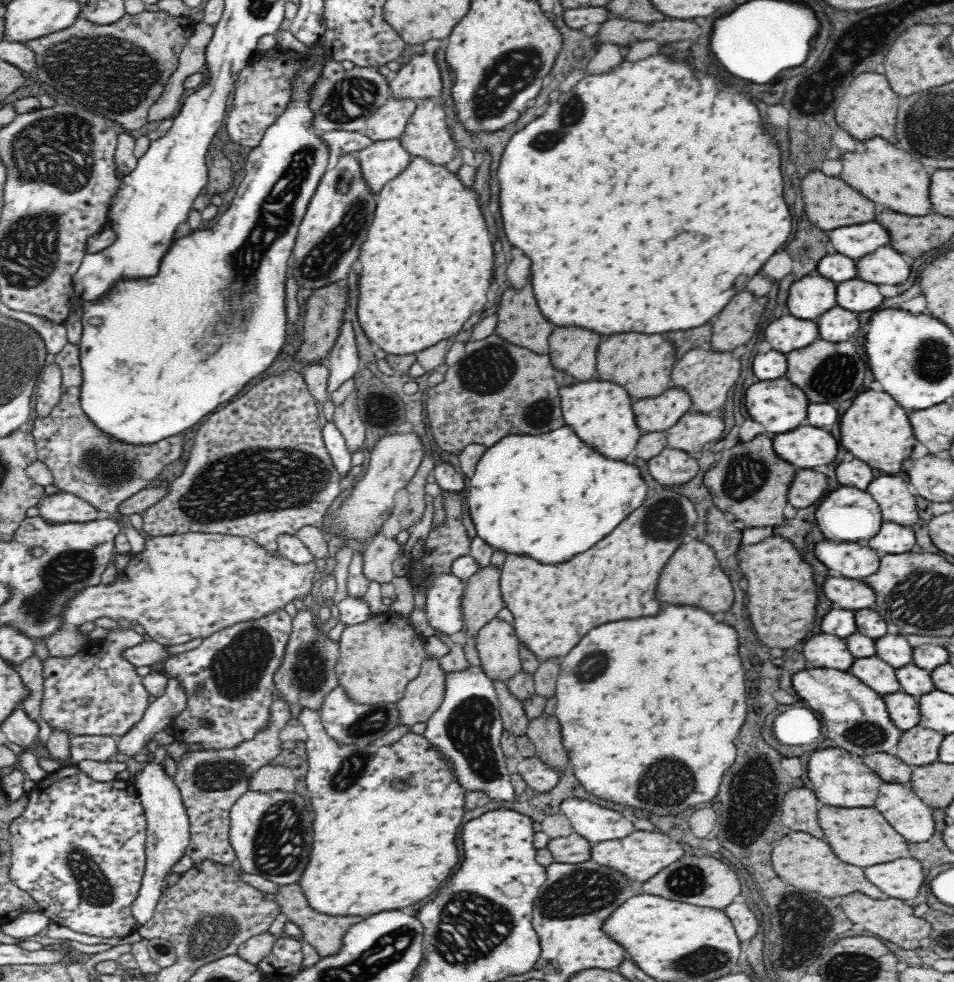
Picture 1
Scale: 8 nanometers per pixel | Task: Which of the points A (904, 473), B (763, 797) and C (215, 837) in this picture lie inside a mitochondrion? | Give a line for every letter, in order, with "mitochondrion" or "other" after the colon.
A: other
B: mitochondrion
C: other

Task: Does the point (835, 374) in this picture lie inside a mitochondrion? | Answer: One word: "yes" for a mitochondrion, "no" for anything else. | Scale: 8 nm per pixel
yes

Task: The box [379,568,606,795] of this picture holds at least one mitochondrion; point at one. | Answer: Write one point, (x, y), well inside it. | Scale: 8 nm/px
(469, 728)

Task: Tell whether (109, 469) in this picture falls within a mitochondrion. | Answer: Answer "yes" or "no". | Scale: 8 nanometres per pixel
yes

